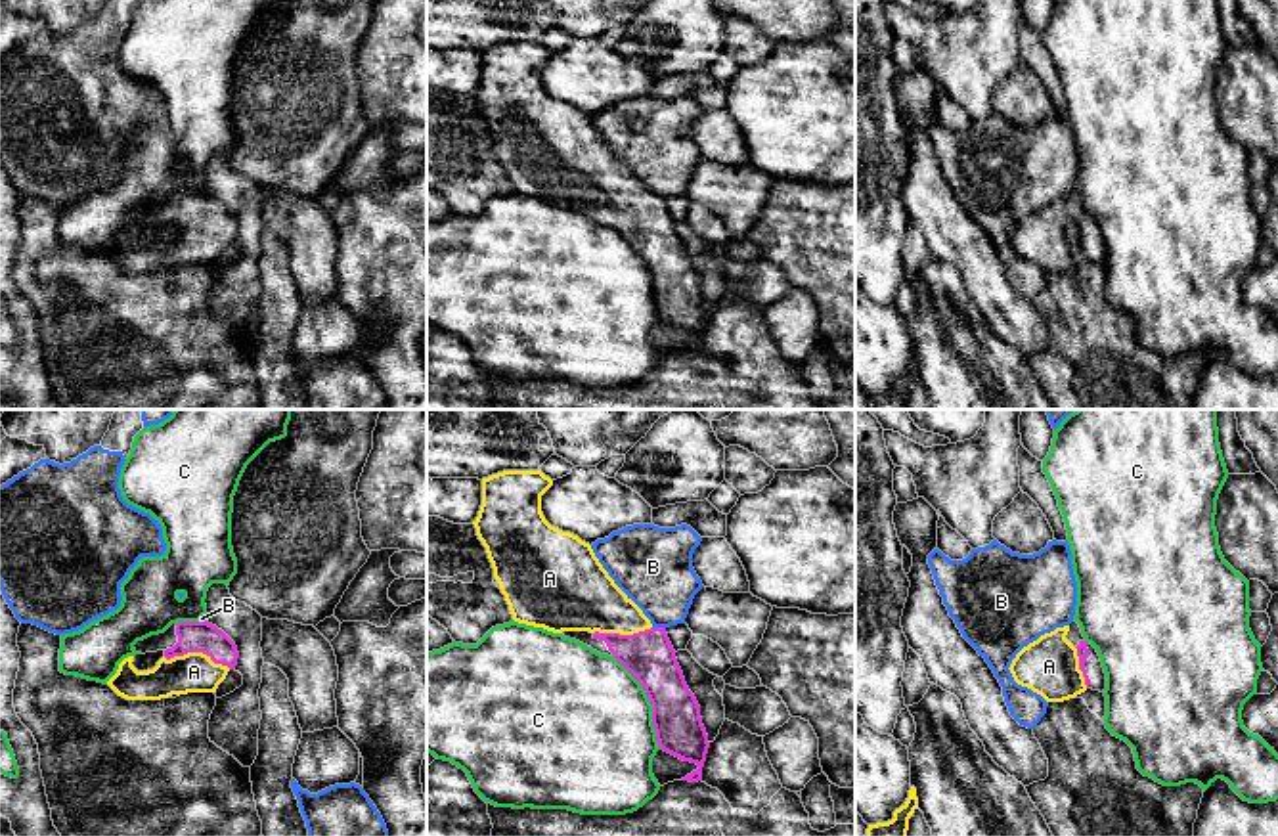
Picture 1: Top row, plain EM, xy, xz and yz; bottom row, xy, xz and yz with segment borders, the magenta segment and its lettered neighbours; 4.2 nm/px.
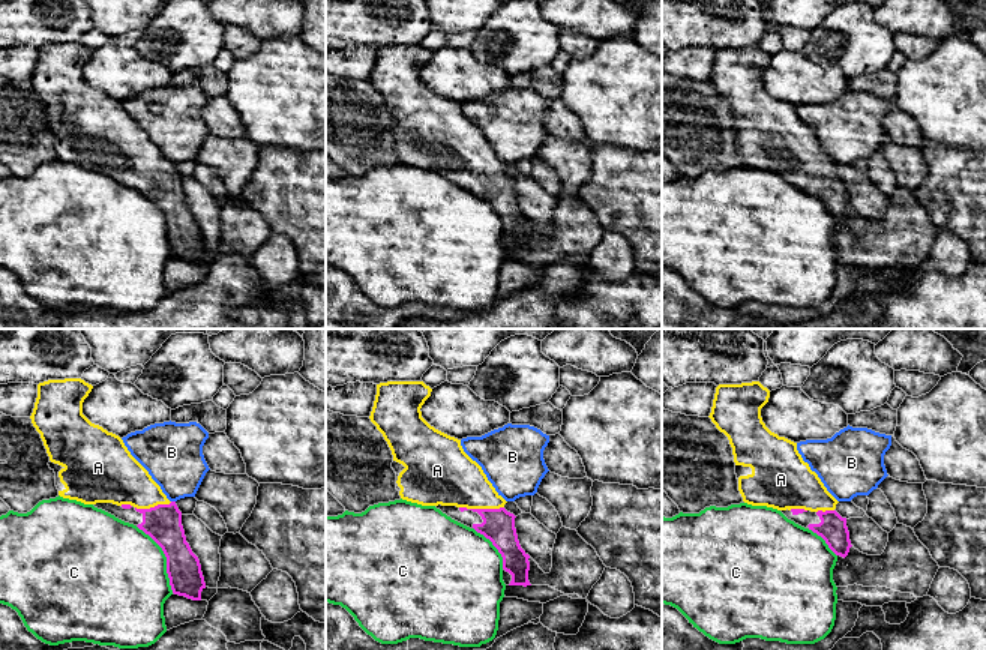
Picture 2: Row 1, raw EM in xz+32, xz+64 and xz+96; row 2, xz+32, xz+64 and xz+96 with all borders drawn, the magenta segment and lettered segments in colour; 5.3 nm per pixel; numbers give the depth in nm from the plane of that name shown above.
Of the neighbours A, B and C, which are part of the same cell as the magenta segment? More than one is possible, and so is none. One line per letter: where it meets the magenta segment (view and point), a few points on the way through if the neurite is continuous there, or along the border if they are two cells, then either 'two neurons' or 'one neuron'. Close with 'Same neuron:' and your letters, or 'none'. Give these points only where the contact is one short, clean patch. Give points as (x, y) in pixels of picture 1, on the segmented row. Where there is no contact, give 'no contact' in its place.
A: meets magenta in xy at (198, 651); runs through xy (203, 638), (198, 651), (194, 672); one neuron
B: meets magenta in xz at (659, 628); border along xz (653, 626), (664, 628); two neurons
C: meets magenta in xz at (651, 703); two neurons
Same neuron: A

